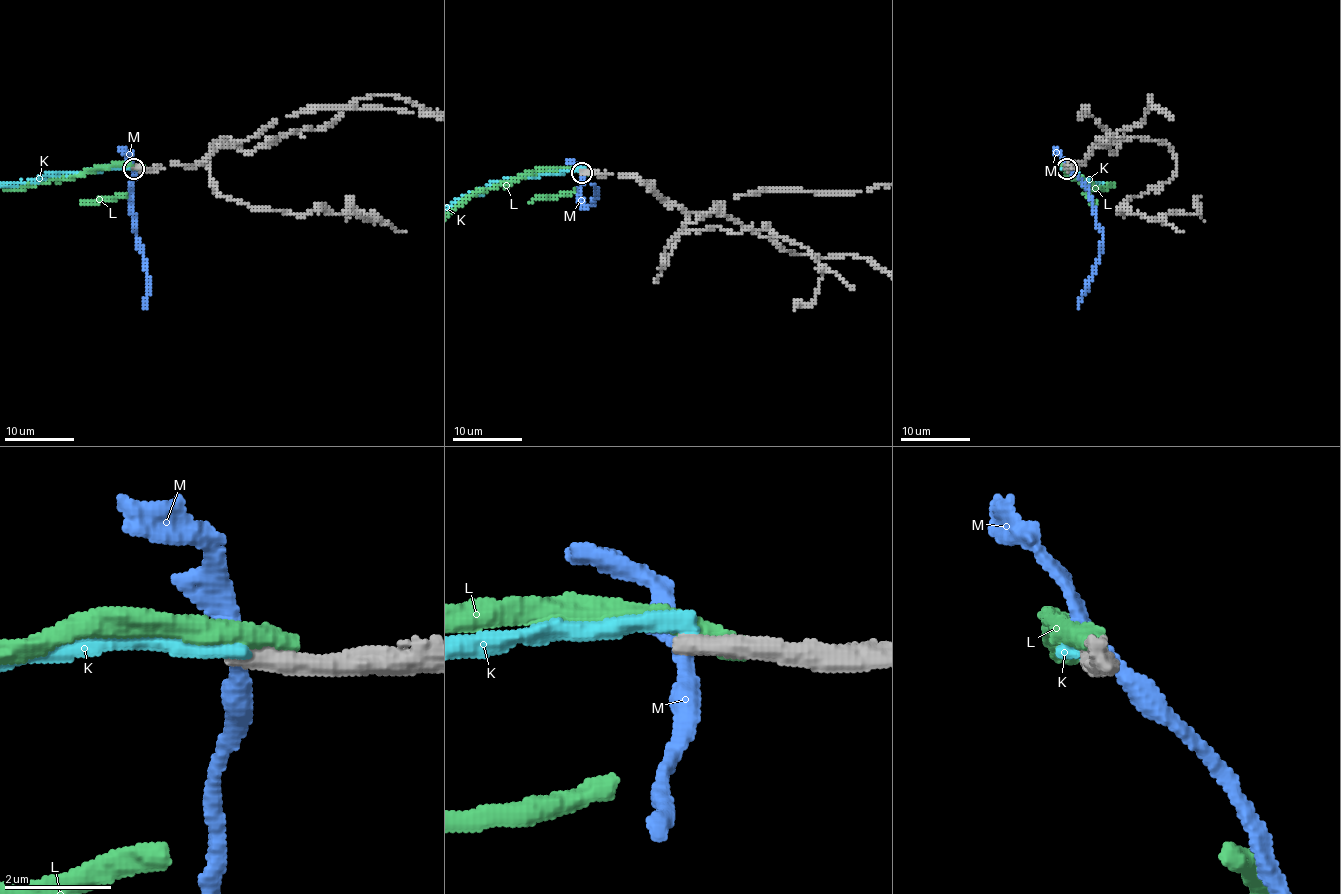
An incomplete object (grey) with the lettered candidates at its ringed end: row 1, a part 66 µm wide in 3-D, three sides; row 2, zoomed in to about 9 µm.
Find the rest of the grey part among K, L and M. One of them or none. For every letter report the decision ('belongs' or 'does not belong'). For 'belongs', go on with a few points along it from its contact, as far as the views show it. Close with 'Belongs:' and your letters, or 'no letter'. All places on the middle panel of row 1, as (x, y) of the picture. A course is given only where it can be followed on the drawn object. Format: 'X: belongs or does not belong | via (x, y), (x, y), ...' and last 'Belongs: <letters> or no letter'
K: does not belong
L: does not belong
M: does not belong
Belongs: no letter

